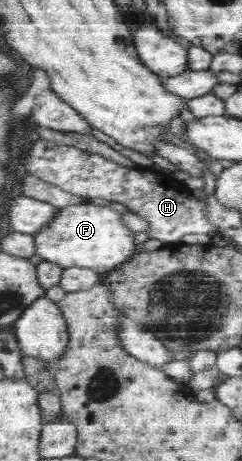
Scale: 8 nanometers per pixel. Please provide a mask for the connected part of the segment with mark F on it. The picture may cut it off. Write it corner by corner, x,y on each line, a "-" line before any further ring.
85,203
68,206
62,209
62,215
47,229
37,233
38,253
45,261
51,261
65,267
85,267
95,271
107,273
127,264
141,247
137,243
137,233
131,231
131,227
125,221
125,215
119,213
110,205
97,205
97,203

